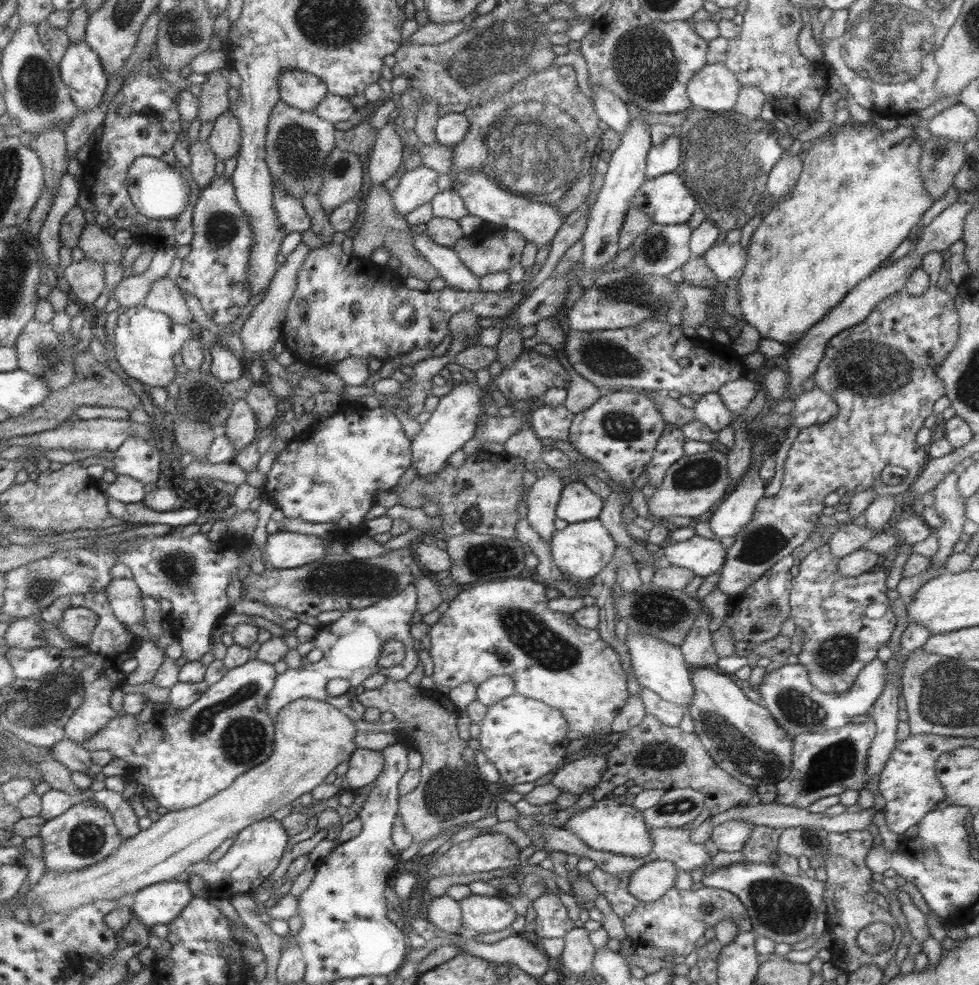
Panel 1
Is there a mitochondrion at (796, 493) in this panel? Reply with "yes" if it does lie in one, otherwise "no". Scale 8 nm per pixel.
no

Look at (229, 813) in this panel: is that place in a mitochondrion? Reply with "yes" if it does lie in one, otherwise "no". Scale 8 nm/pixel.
no

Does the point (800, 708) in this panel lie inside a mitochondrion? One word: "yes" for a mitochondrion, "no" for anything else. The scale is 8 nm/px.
yes

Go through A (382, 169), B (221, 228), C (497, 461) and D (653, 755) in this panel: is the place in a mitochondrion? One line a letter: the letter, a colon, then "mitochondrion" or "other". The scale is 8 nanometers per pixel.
A: other
B: mitochondrion
C: other
D: mitochondrion

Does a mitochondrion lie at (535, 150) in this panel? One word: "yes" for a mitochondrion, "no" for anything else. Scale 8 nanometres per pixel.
yes

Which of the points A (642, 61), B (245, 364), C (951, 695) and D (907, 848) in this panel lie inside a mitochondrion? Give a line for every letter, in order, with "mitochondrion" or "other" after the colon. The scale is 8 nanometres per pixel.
A: mitochondrion
B: other
C: mitochondrion
D: other

